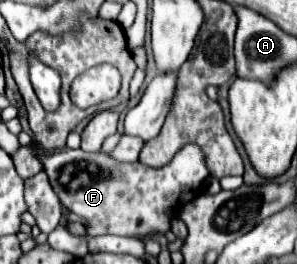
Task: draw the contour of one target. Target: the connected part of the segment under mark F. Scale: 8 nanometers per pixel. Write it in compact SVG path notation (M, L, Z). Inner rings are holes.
M193 144L185 146L183 150L177 152L177 156L163 168L151 168L137 162L131 164L121 164L115 158L101 154L101 152L83 152L83 150L43 150L33 146L33 154L41 160L43 172L49 176L49 184L53 186L55 194L59 196L61 204L81 216L85 224L85 236L83 244L87 246L87 238L95 238L101 234L117 234L117 236L127 236L127 238L137 238L145 240L149 236L165 236L171 230L171 216L169 212L179 204L179 208L199 194L205 192L205 182L209 178L209 170L205 168L205 158L203 152Z

